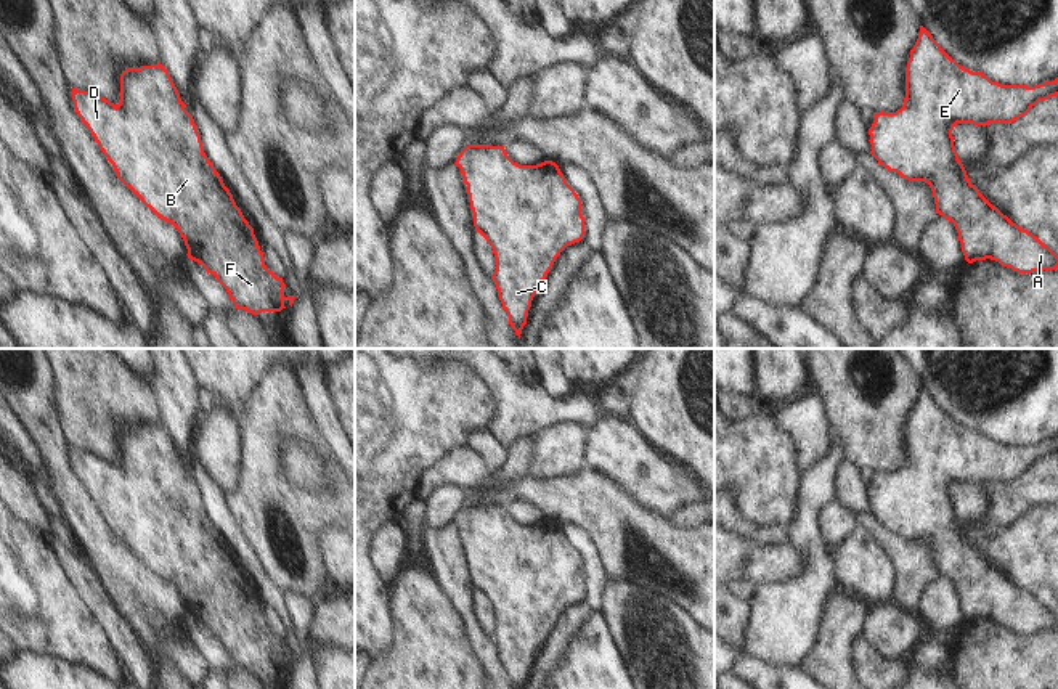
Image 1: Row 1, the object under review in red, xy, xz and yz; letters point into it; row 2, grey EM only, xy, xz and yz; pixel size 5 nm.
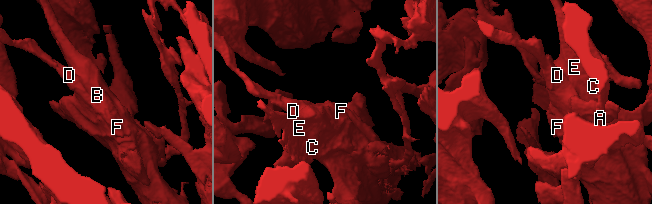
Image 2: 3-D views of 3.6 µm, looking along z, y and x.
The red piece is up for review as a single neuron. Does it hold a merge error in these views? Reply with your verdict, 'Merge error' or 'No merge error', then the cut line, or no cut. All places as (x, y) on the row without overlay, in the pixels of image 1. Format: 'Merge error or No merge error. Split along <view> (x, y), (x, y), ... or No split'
No merge error. No split

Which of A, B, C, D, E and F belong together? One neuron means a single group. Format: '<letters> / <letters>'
A B C D E F

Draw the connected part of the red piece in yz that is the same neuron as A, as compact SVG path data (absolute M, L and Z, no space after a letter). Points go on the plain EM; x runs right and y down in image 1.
M920 385L918 398L910 410L905 427L905 458L896 472L873 472L869 490L870 514L889 532L909 541L930 544L936 573L952 581L962 612L968 623L995 620L1018 633L1056 630L1058 615L1037 596L1013 583L992 565L975 546L958 519L952 490L957 483L989 485L1010 483L1024 477L1039 461L1058 455L1058 437L1034 446L1002 445L983 432L973 432L952 419L933 395Z

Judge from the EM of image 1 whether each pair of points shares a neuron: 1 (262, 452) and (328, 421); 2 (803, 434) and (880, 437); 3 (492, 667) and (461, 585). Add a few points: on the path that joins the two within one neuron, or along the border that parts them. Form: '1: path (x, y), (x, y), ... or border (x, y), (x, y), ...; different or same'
1: border (302, 392), (310, 416), (336, 460); different
2: border (819, 400), (835, 436); different
3: path (484, 646), (466, 606); same

